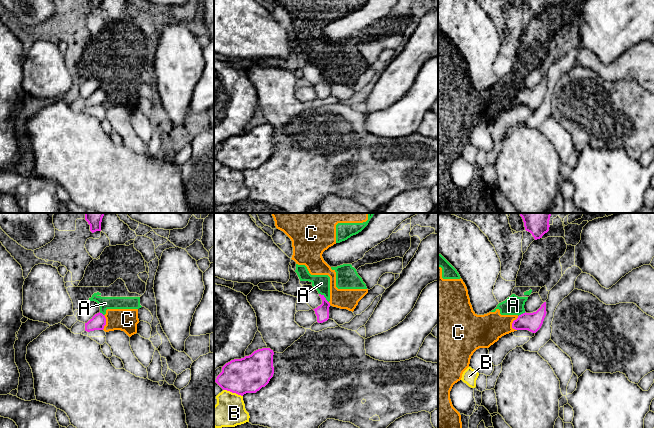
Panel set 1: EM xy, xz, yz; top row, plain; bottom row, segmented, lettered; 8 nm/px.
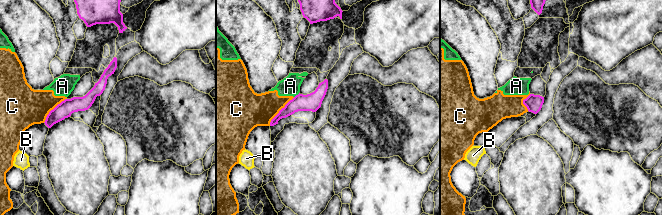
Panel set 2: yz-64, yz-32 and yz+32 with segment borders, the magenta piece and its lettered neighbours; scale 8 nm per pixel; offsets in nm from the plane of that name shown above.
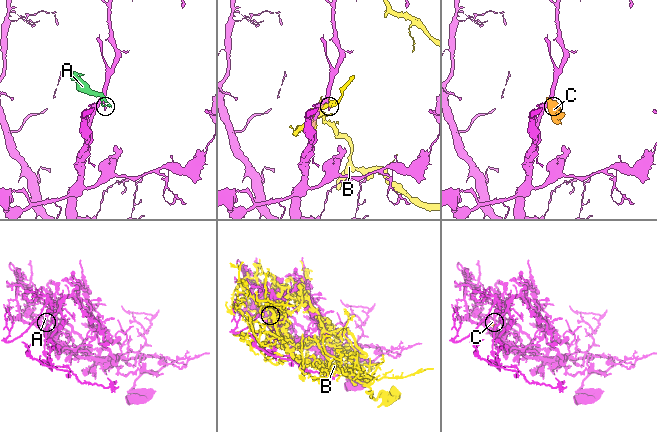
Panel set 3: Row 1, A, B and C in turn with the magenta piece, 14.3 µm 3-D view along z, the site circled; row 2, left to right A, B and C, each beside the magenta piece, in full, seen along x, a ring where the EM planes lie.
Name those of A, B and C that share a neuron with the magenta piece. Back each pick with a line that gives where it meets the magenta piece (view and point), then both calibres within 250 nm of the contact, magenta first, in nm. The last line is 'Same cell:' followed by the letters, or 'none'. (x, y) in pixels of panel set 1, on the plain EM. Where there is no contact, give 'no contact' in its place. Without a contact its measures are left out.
Same cell: none

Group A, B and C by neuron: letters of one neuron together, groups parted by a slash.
A C / B

